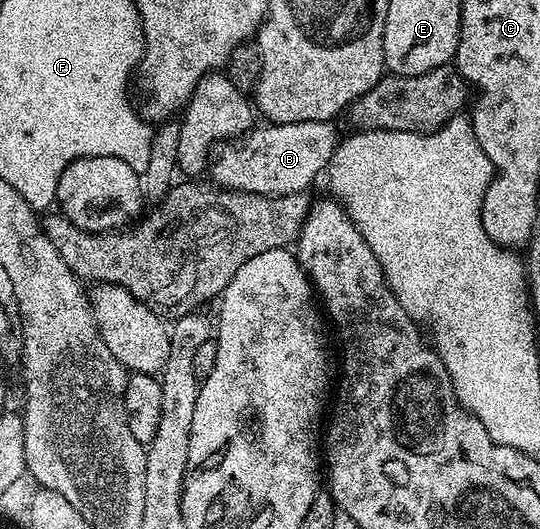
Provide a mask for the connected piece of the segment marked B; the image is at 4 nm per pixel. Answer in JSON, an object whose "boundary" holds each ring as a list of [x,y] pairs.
{"boundary":[[[318,120],[317,122],[289,122],[273,124],[270,122],[252,127],[250,132],[218,145],[209,164],[209,176],[218,187],[229,188],[233,192],[252,192],[262,196],[284,196],[294,192],[306,193],[307,187],[315,178],[326,171],[328,163],[339,141],[339,134],[334,121]]]}

